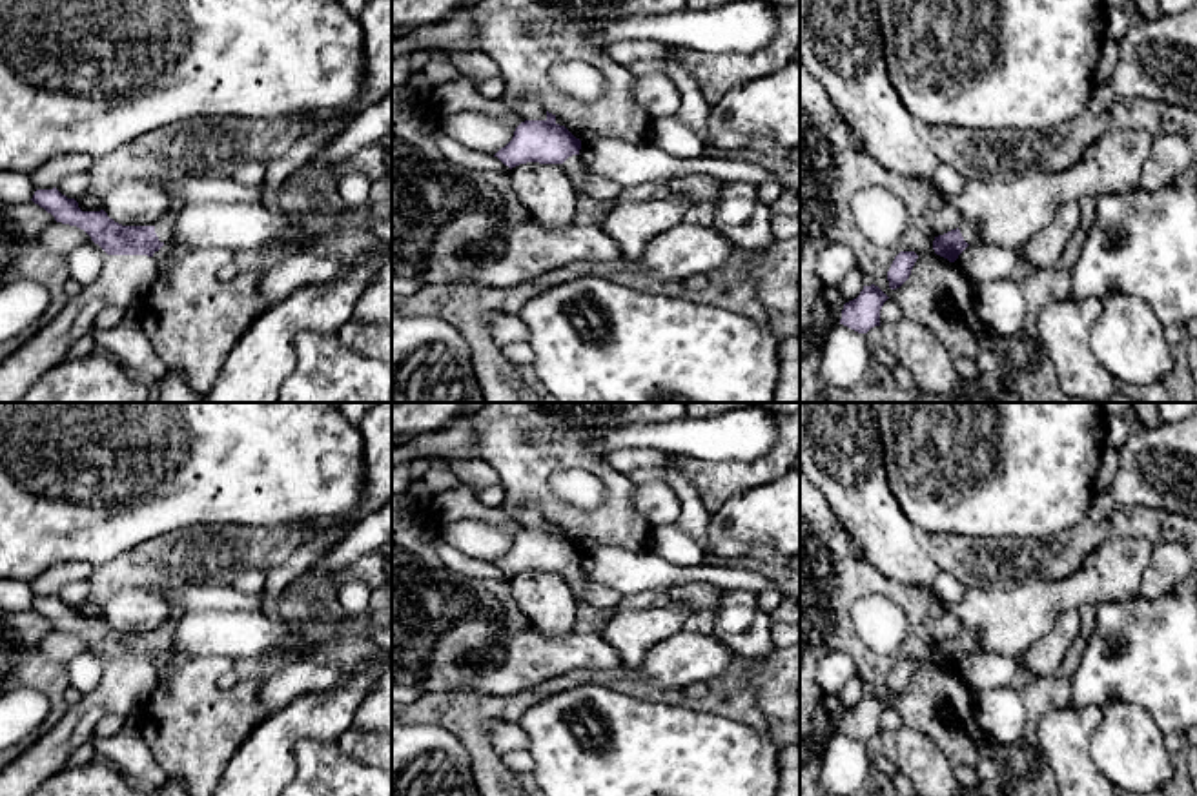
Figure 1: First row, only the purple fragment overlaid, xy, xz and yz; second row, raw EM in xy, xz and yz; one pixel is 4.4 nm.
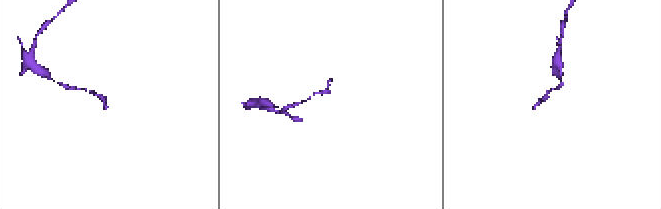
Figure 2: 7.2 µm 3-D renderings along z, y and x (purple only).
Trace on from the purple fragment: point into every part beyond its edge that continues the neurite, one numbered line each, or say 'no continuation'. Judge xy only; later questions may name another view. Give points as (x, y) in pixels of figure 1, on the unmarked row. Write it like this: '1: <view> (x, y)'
1: xy (164, 636)

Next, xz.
1: xz (574, 574)

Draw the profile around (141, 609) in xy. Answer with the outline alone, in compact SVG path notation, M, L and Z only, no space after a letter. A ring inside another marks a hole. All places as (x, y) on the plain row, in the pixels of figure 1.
M133 587L107 599L102 614L122 634L155 634L171 617L171 608L157 588Z

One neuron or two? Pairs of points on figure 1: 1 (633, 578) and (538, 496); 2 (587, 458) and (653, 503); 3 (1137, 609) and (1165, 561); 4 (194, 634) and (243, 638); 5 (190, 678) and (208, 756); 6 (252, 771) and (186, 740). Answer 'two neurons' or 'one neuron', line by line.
1: two neurons
2: two neurons
3: two neurons
4: one neuron
5: one neuron
6: two neurons

